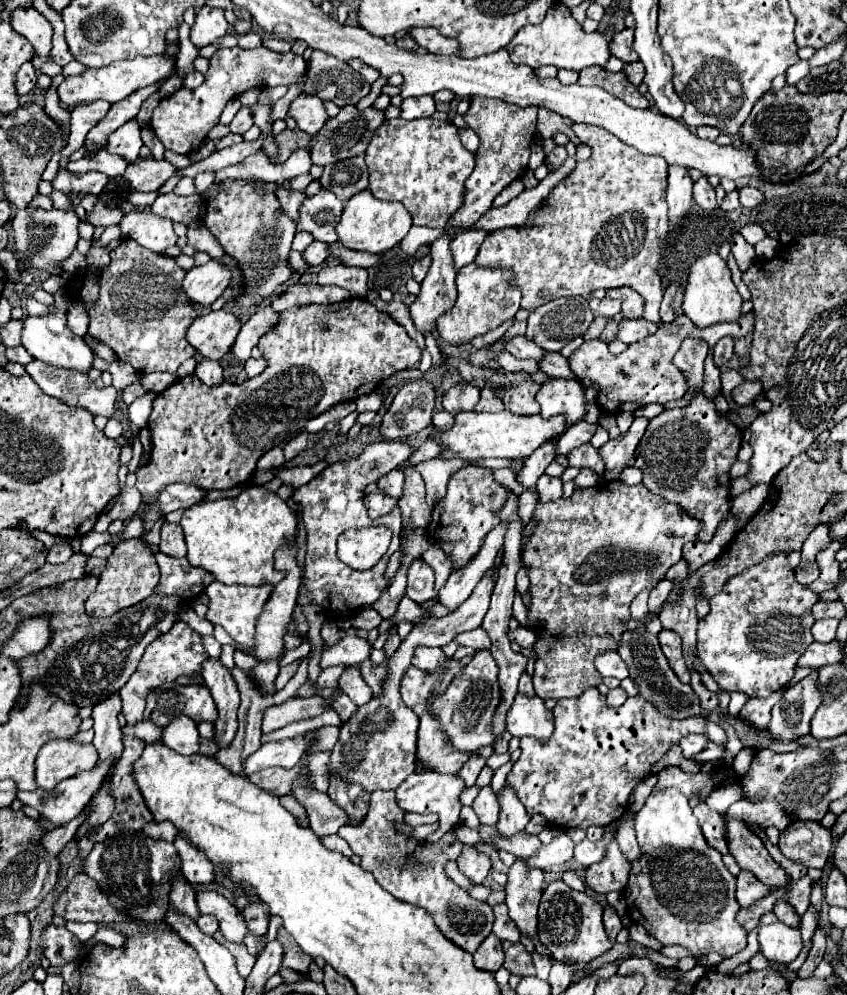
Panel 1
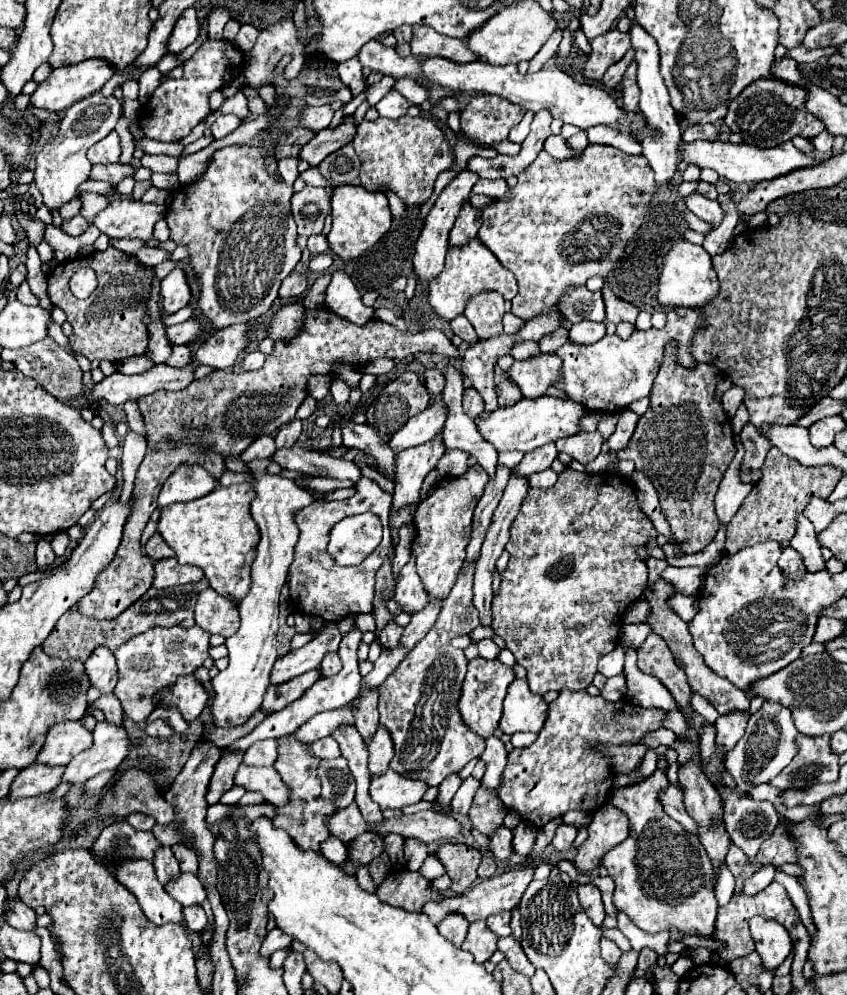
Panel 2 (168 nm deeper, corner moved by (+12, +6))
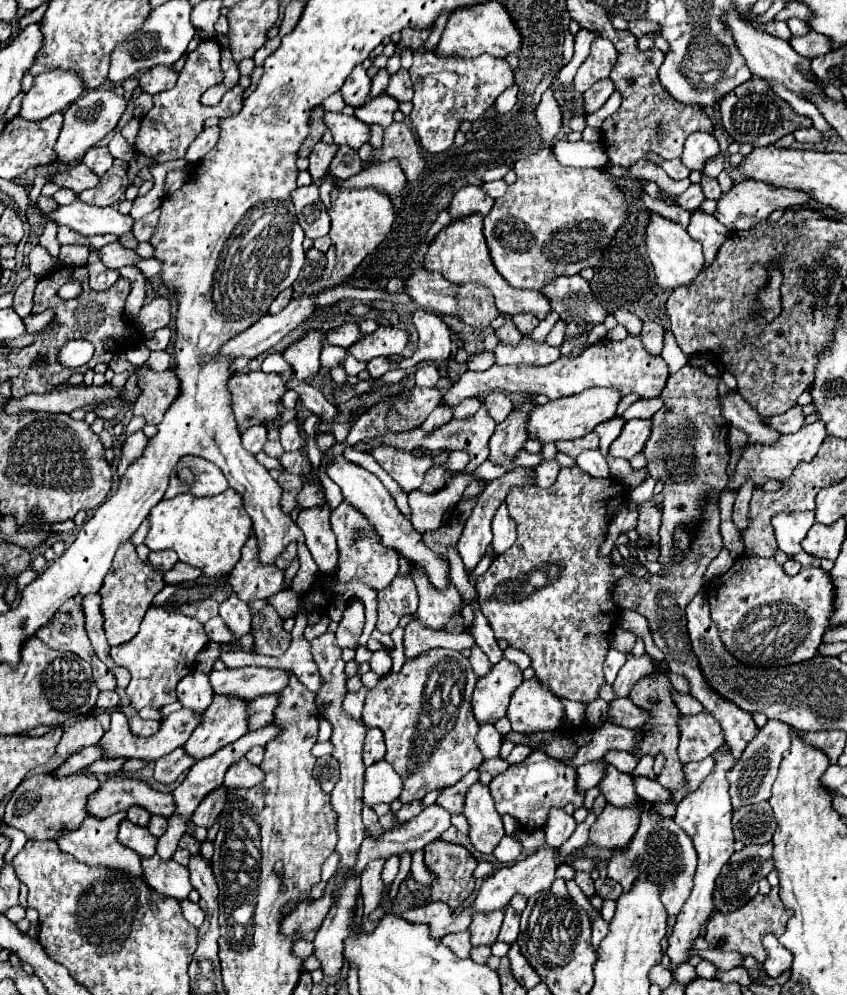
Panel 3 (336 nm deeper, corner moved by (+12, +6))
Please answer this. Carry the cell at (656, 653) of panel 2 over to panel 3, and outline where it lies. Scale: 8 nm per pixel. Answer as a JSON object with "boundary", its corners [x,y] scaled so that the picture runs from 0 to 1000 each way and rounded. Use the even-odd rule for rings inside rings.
{"boundary":[[[783,675],[783,677],[771,677],[766,681],[757,681],[752,685],[752,689],[747,689],[747,693],[743,695],[743,704],[750,710],[754,710],[757,714],[766,716],[764,728],[759,732],[750,734],[750,738],[752,738],[752,754],[745,754],[745,756],[752,762],[757,762],[759,758],[769,758],[771,762],[776,758],[783,758],[785,760],[785,770],[783,770],[780,778],[776,780],[776,786],[783,792],[790,792],[790,794],[806,788],[806,768],[799,762],[799,750],[802,750],[802,730],[799,730],[799,726],[802,726],[804,718],[802,718],[799,710],[792,704],[792,697],[790,697],[792,691],[795,689],[790,685],[790,677]]]}

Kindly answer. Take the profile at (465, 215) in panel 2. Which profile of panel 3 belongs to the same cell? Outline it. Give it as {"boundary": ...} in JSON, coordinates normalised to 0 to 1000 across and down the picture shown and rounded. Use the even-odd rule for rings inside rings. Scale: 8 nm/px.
{"boundary":[[[549,187],[535,197],[530,213],[535,221],[554,217],[554,215],[575,217],[580,207],[582,207],[582,199],[577,199],[577,195],[573,195],[566,187]]]}

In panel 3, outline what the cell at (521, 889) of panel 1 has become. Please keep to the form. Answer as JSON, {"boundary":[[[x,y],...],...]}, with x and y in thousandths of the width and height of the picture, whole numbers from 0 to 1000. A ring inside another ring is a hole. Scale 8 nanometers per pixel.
{"boundary":[[[561,786],[549,798],[547,820],[554,826],[554,844],[568,858],[580,858],[589,844],[596,840],[591,820],[582,810],[577,792]]]}

